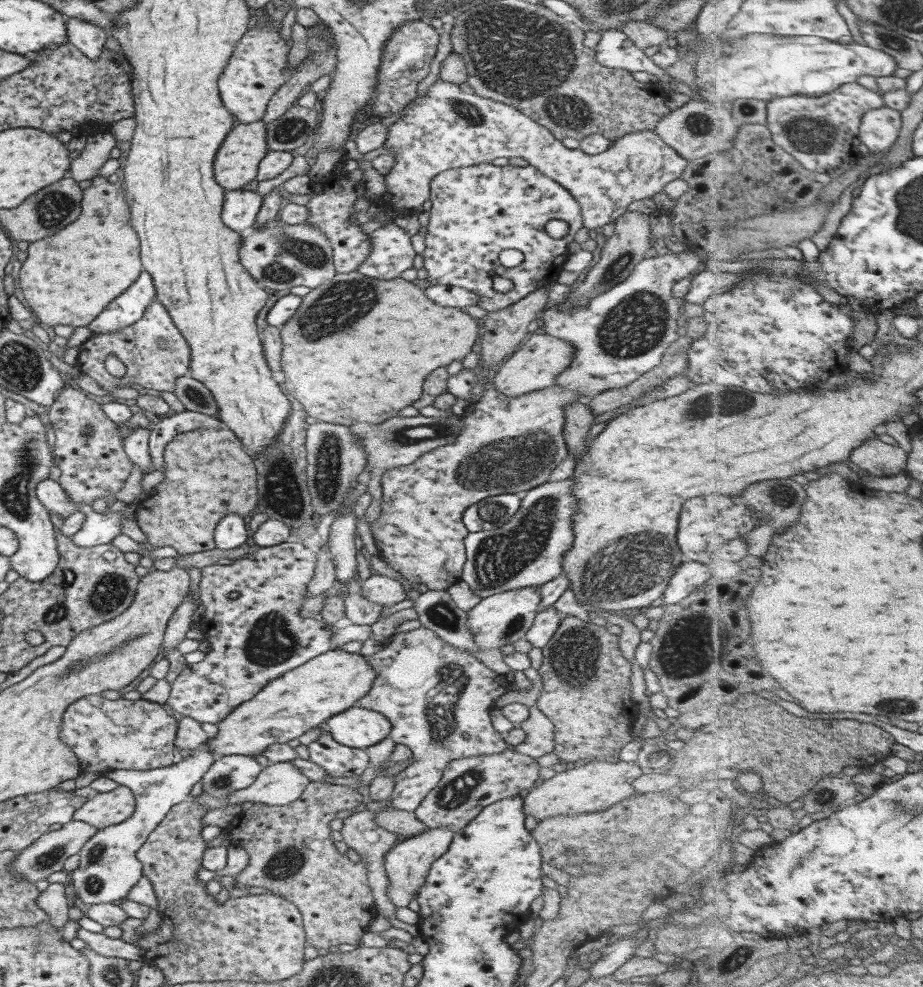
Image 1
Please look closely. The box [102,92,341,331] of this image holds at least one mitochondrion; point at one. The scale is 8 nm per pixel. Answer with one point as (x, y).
(294, 254)

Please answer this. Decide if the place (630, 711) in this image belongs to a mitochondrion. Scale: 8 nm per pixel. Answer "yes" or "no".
no

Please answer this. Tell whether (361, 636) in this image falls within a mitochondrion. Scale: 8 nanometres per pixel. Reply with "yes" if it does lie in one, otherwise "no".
no

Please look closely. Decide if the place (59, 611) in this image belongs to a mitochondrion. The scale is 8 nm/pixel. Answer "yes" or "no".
yes

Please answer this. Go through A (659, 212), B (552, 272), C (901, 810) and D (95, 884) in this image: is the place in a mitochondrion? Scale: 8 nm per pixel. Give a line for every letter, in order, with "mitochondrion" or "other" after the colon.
A: other
B: other
C: mitochondrion
D: mitochondrion

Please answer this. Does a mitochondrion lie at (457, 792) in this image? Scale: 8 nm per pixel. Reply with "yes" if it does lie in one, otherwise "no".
yes

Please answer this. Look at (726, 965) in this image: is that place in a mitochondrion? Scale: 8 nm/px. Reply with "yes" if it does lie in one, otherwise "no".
no

